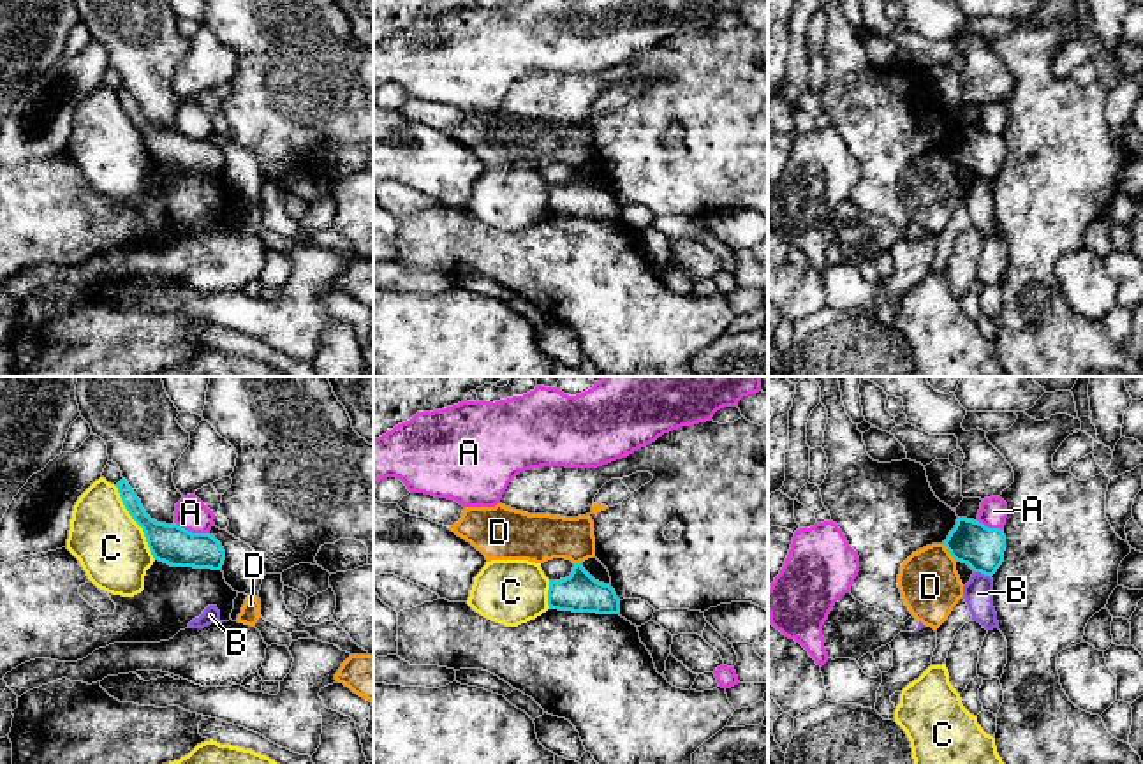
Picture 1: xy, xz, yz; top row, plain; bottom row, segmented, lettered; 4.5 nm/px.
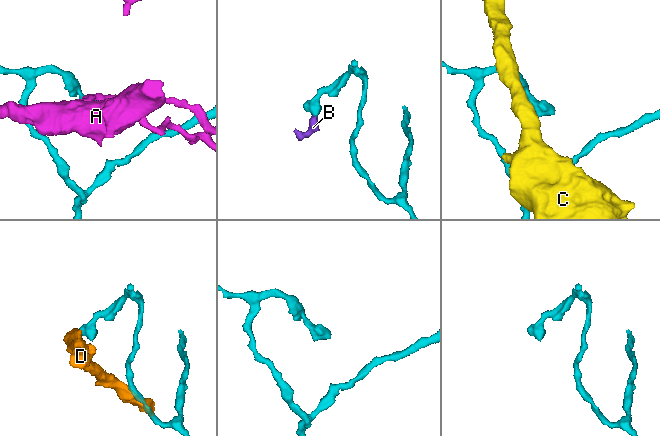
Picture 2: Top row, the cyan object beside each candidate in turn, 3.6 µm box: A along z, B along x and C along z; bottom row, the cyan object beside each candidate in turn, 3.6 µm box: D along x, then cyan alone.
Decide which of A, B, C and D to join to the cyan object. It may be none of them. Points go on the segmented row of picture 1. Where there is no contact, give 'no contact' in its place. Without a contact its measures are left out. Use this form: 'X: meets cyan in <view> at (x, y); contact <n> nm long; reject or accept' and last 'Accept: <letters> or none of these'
A: meets cyan in xy at (191, 532); contact 160 nm long; reject
B: meets cyan in yz at (983, 572); contact 90 nm long; reject
C: meets cyan in xy at (136, 521); contact 380 nm long; reject
D: meets cyan in yz at (950, 553); contact 100 nm long; reject
Accept: none of these

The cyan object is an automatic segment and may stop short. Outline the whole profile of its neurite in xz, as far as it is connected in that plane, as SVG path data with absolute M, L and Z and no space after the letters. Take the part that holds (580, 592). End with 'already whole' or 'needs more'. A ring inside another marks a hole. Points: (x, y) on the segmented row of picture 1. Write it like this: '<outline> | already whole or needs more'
M583 562L574 563L569 577L549 581L549 609L572 613L618 614L620 599L609 584L595 581Z | already whole

